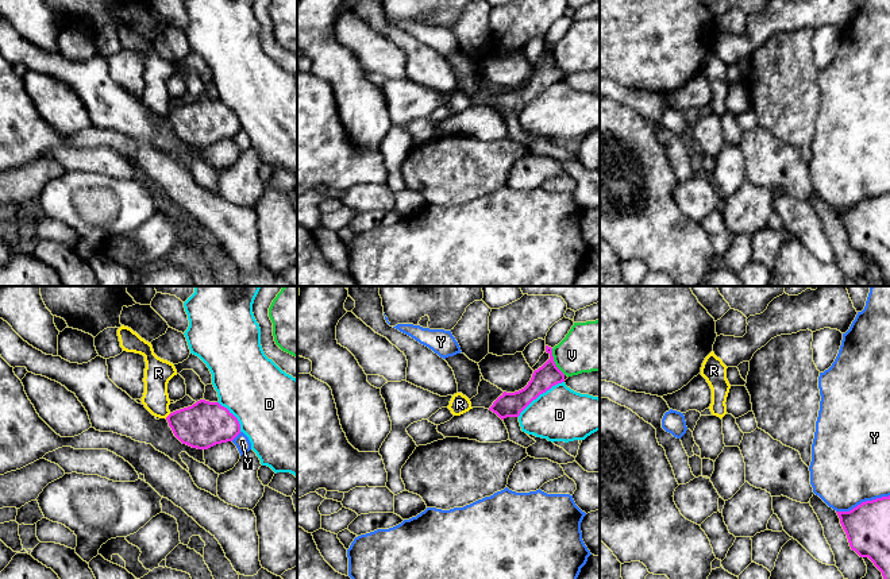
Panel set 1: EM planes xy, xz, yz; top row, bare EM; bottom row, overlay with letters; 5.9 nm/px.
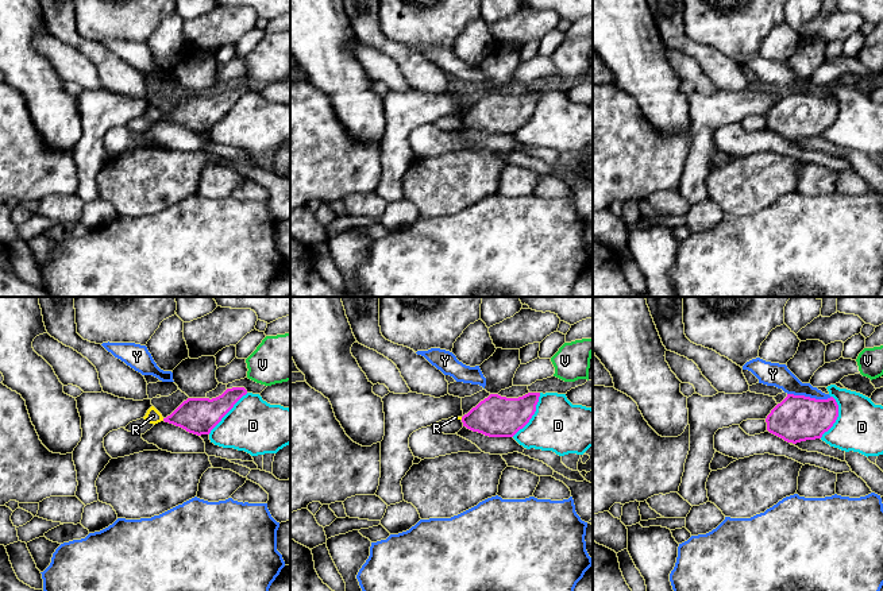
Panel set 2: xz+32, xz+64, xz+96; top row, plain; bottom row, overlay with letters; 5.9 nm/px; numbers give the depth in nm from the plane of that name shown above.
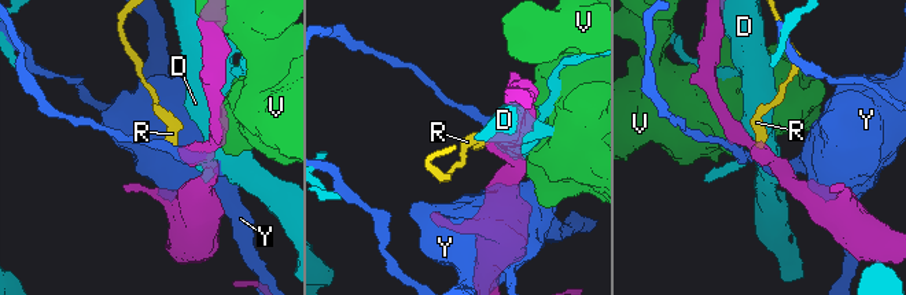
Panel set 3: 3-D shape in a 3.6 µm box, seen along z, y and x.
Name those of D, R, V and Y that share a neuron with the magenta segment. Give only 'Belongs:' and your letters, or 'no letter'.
Belongs: no letter

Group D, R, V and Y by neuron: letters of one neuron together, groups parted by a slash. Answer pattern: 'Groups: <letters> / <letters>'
Groups: D / R / V / Y

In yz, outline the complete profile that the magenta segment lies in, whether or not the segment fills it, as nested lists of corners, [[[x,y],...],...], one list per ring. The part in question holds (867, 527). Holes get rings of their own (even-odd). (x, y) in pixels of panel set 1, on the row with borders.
[[[890,495],[836,513],[851,549],[868,557],[883,579],[890,579]]]

